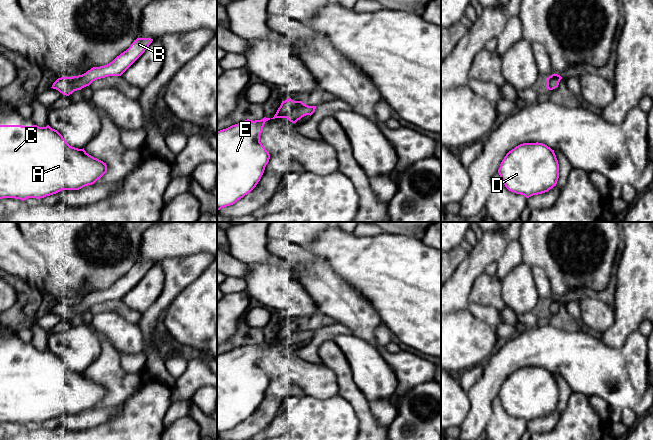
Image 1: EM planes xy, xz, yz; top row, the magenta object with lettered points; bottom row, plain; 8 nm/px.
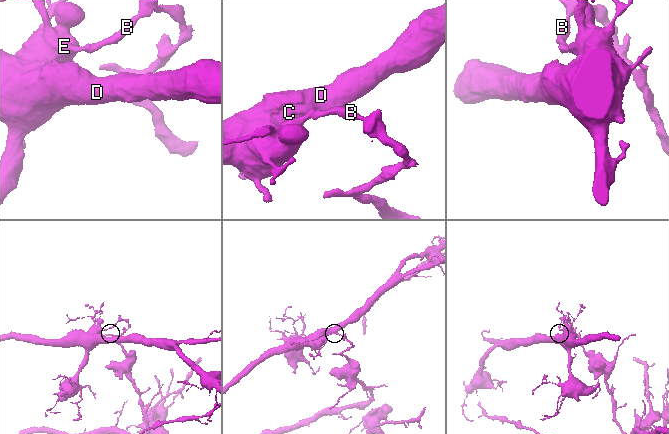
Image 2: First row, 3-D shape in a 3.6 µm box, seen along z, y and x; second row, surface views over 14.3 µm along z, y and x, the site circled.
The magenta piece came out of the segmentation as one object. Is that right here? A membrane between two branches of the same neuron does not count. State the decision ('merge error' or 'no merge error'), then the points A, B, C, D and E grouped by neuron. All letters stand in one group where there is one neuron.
merge error | A C D E / B

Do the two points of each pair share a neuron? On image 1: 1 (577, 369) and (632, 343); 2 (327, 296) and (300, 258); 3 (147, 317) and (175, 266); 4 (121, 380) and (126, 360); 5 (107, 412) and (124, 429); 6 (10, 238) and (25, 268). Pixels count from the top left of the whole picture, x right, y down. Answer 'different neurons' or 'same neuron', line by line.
1: different neurons
2: different neurons
3: same neuron
4: different neurons
5: different neurons
6: same neuron

